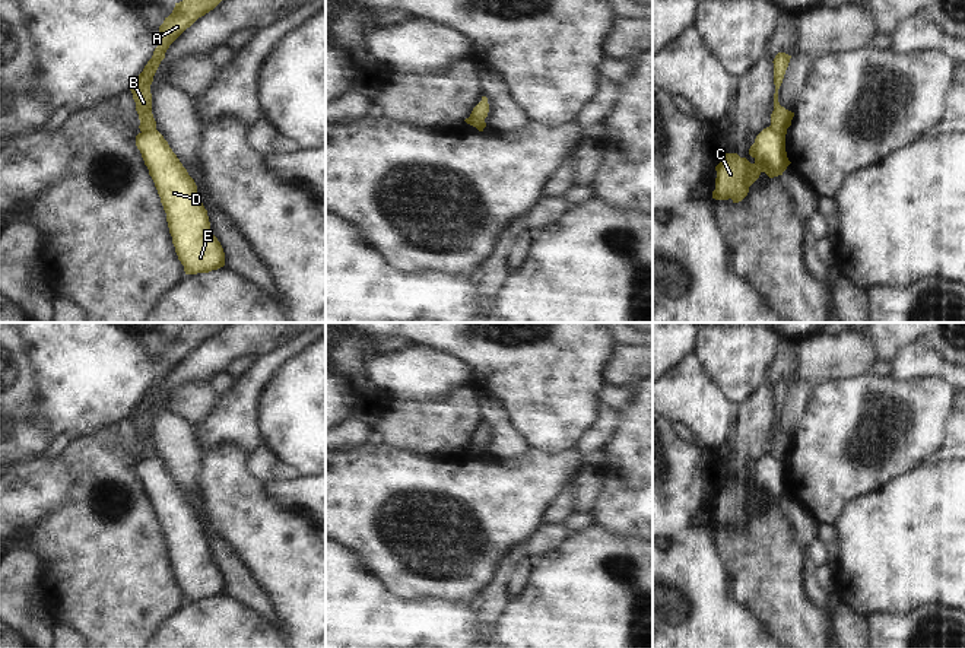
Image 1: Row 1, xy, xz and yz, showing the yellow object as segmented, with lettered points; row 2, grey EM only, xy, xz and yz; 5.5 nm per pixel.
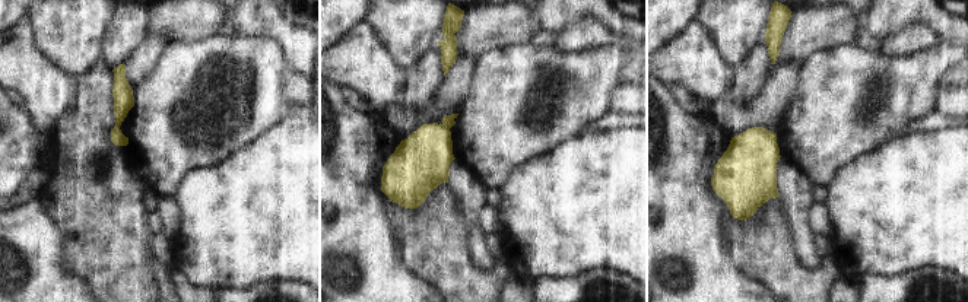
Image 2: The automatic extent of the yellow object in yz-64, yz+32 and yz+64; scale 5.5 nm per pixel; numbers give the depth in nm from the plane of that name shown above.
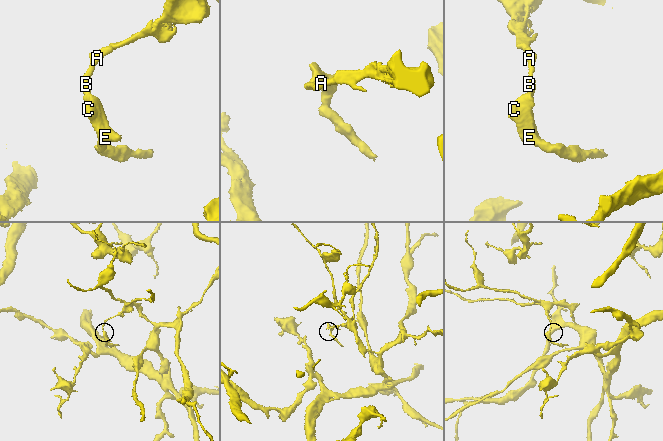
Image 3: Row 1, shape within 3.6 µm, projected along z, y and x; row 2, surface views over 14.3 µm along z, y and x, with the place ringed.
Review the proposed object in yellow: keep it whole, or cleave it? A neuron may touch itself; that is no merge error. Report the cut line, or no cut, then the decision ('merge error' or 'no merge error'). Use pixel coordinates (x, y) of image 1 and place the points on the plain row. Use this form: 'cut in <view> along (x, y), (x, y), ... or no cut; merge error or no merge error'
cut in yz along (770, 453), (784, 463); merge error

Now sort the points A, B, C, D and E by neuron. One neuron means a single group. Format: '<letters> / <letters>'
A B / C D E

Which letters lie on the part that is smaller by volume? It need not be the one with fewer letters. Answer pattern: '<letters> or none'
C, D, E.

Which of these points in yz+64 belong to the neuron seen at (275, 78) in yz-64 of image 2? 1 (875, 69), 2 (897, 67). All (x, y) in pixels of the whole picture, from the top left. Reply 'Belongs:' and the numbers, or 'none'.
Belongs: 1, 2

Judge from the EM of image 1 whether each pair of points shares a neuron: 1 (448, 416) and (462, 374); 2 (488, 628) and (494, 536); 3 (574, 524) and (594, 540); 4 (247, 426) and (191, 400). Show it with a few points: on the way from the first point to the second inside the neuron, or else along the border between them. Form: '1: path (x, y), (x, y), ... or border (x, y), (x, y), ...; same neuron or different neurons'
1: border (467, 386), (425, 402); different neurons
2: border (510, 550), (500, 571), (470, 603); different neurons
3: border (591, 524), (571, 534); different neurons
4: border (218, 396), (212, 409), (194, 426); different neurons

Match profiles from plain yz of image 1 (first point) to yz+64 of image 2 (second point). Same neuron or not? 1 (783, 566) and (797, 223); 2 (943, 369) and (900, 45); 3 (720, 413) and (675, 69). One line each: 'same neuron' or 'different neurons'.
1: different neurons
2: same neuron
3: same neuron

